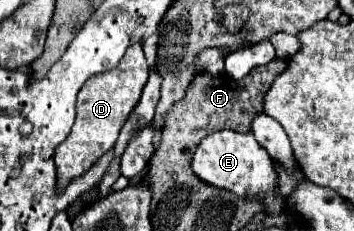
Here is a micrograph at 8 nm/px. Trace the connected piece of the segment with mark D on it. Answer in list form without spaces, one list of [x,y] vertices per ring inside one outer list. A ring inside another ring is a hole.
[[[131,45],[123,55],[123,61],[107,73],[91,77],[77,95],[77,119],[69,137],[57,145],[53,159],[57,167],[57,193],[61,193],[75,177],[87,173],[109,149],[113,149],[123,123],[131,109],[137,105],[141,91],[147,83],[147,61],[141,45]]]

